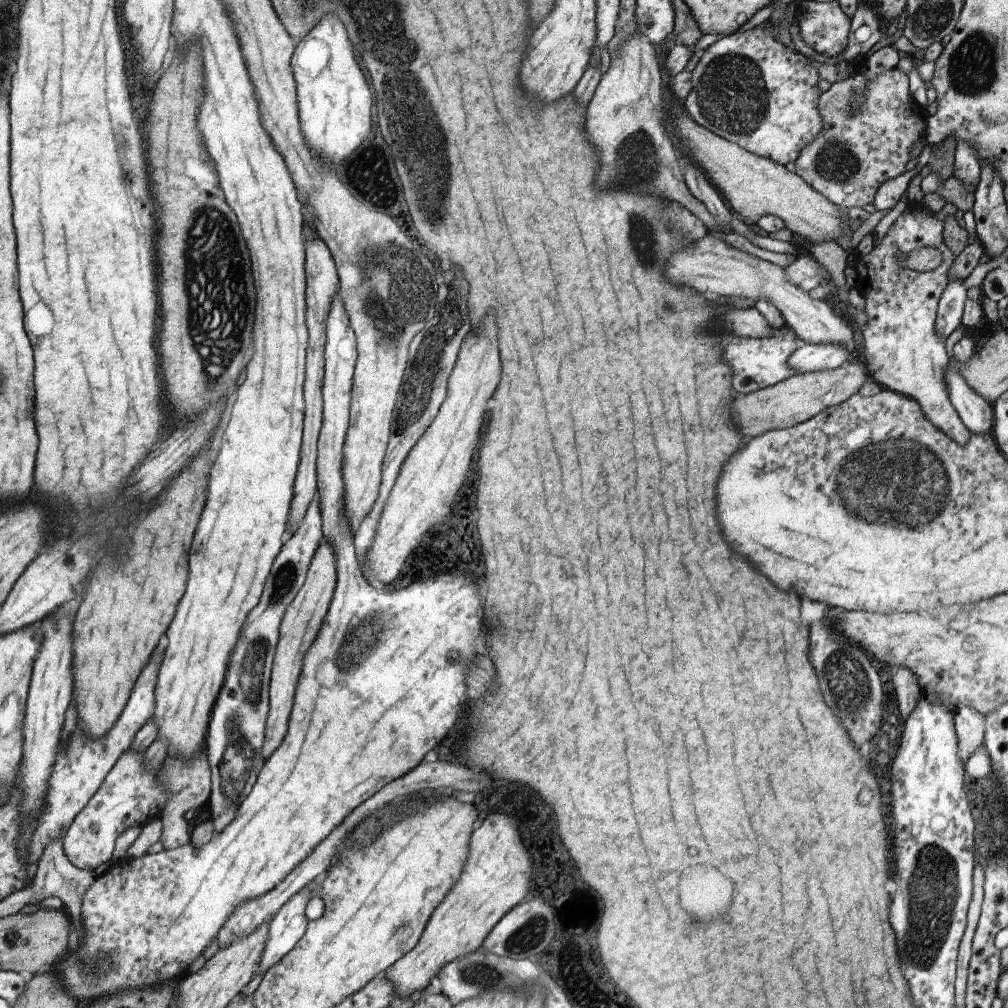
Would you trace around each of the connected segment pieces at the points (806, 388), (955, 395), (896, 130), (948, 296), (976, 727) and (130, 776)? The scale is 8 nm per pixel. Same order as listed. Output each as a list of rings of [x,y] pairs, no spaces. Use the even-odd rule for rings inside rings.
[[[853,356],[842,366],[826,372],[809,372],[792,375],[774,386],[763,387],[753,393],[738,397],[738,426],[744,436],[758,436],[774,429],[786,429],[810,420],[826,408],[840,404],[854,396],[866,380],[870,380],[863,360]],[[754,422],[754,434],[752,434]]]
[[[949,360],[946,368],[946,386],[950,392],[950,402],[971,434],[993,436],[993,405],[968,388],[968,384],[958,374],[958,370],[954,370],[952,360]]]
[[[898,67],[872,80],[855,72],[846,80],[836,81],[820,95],[818,110],[822,132],[798,154],[795,173],[844,208],[863,208],[872,203],[879,186],[910,171],[910,150],[918,138],[924,137],[929,116],[912,97],[908,75]],[[858,96],[862,96],[862,102],[852,108]]]
[[[952,280],[940,297],[936,316],[936,332],[944,340],[962,324],[964,304],[968,299],[966,293],[964,280]]]
[[[964,707],[955,712],[954,726],[958,737],[958,754],[962,764],[966,764],[974,750],[983,743],[986,718],[972,707]]]
[[[128,750],[122,755],[122,760],[117,761],[118,768],[110,772],[110,780],[102,784],[89,806],[73,820],[72,826],[64,835],[64,854],[80,870],[94,871],[111,860],[116,839],[129,828],[142,827],[156,819],[156,806],[162,808],[166,802],[165,790],[156,786],[154,774],[150,774],[150,770],[145,768],[145,752]]]

